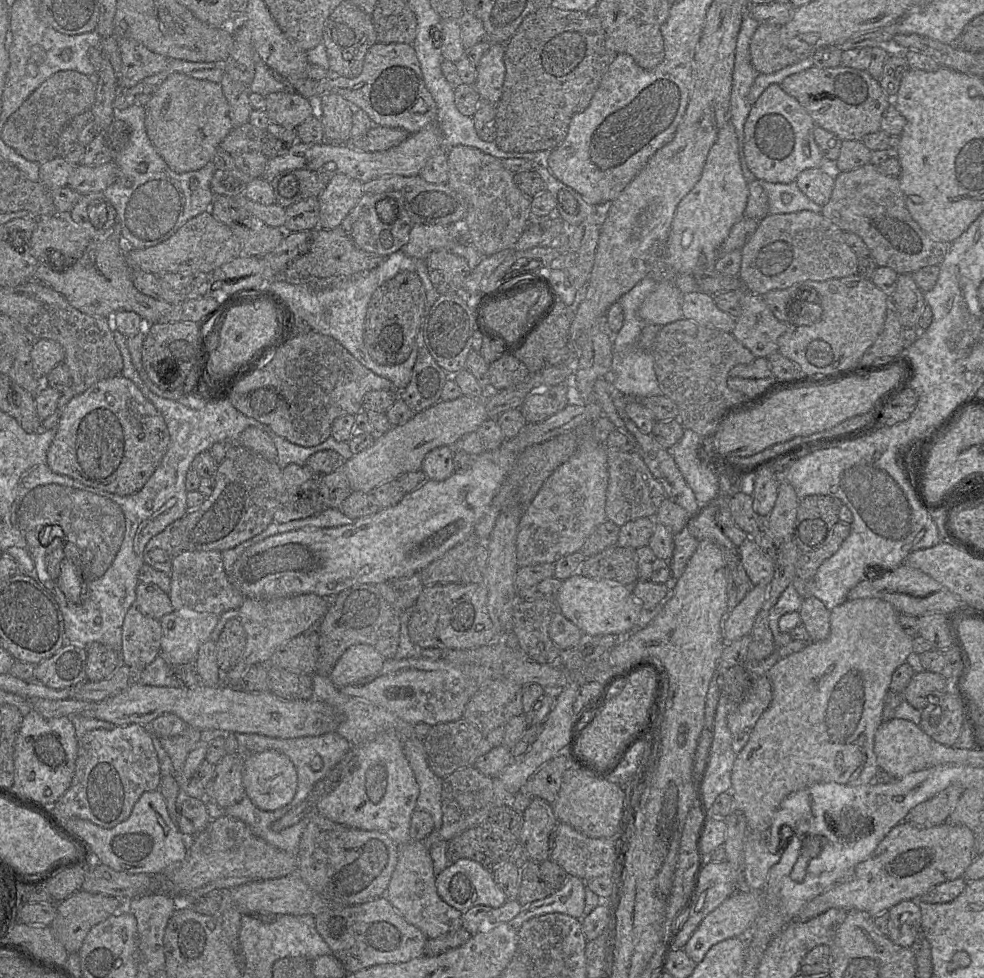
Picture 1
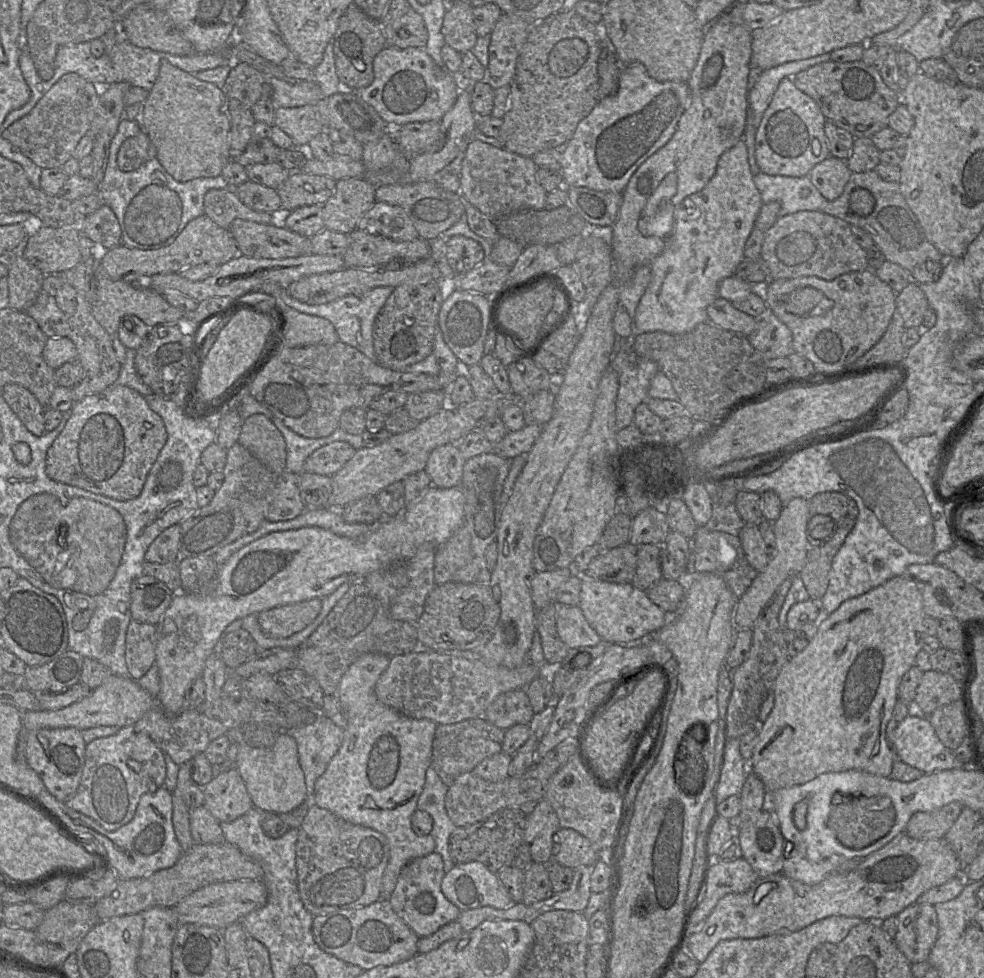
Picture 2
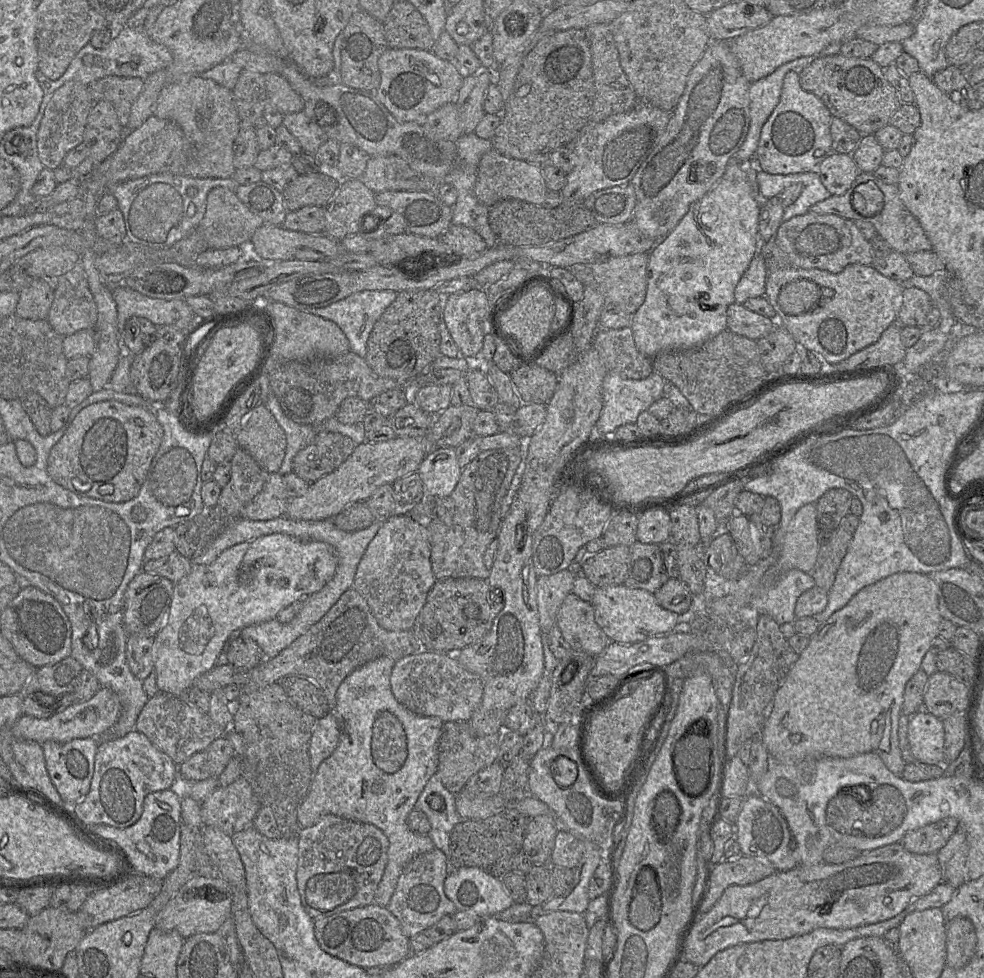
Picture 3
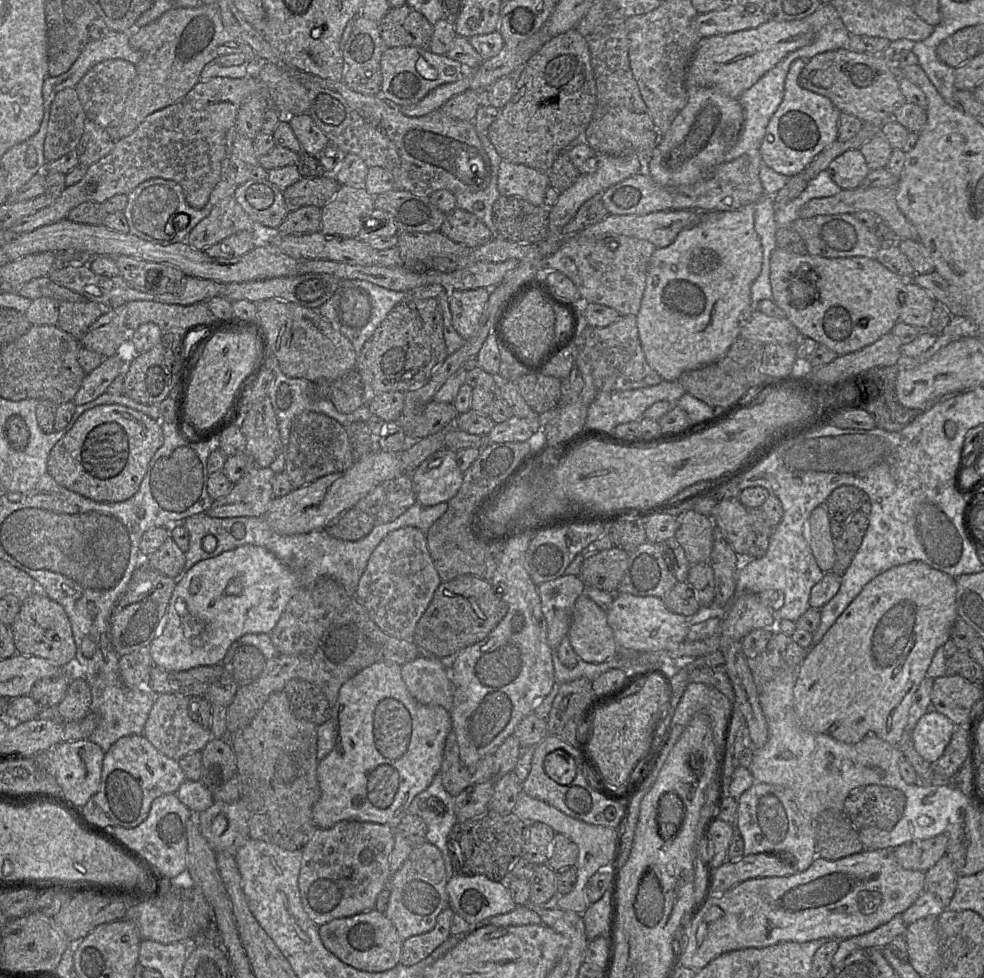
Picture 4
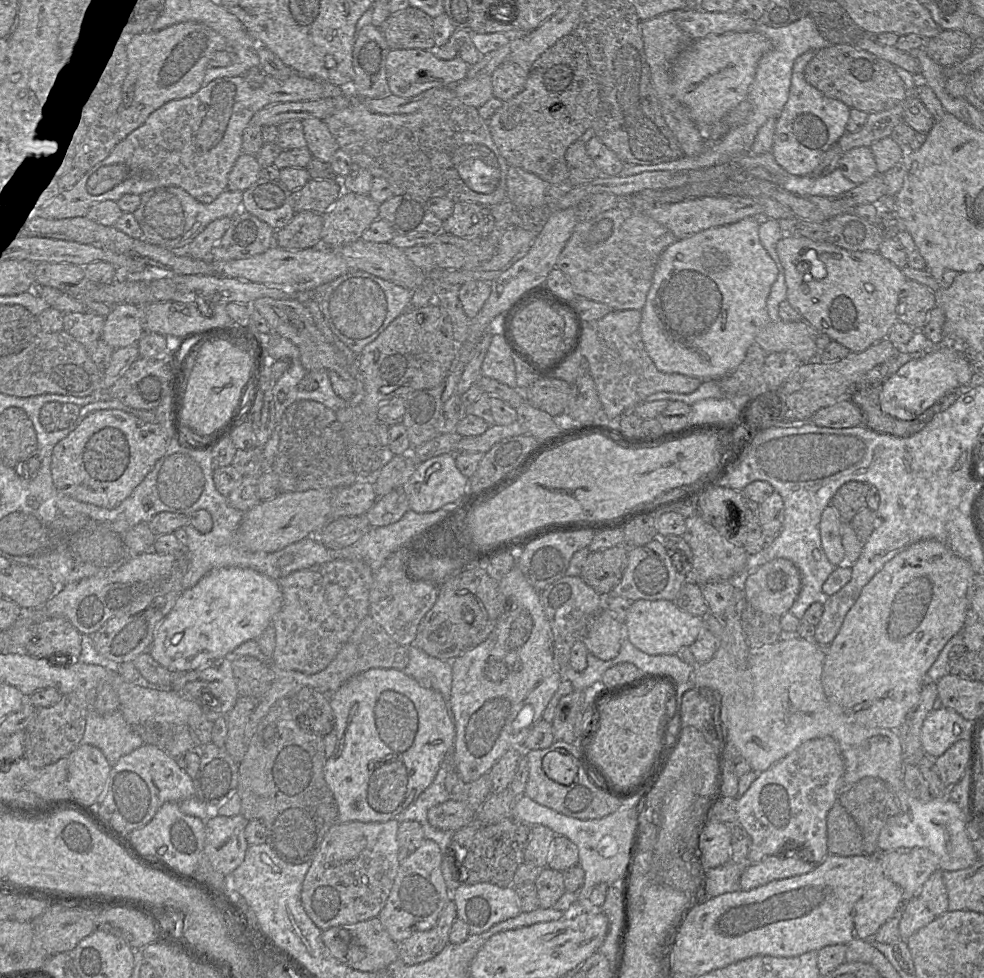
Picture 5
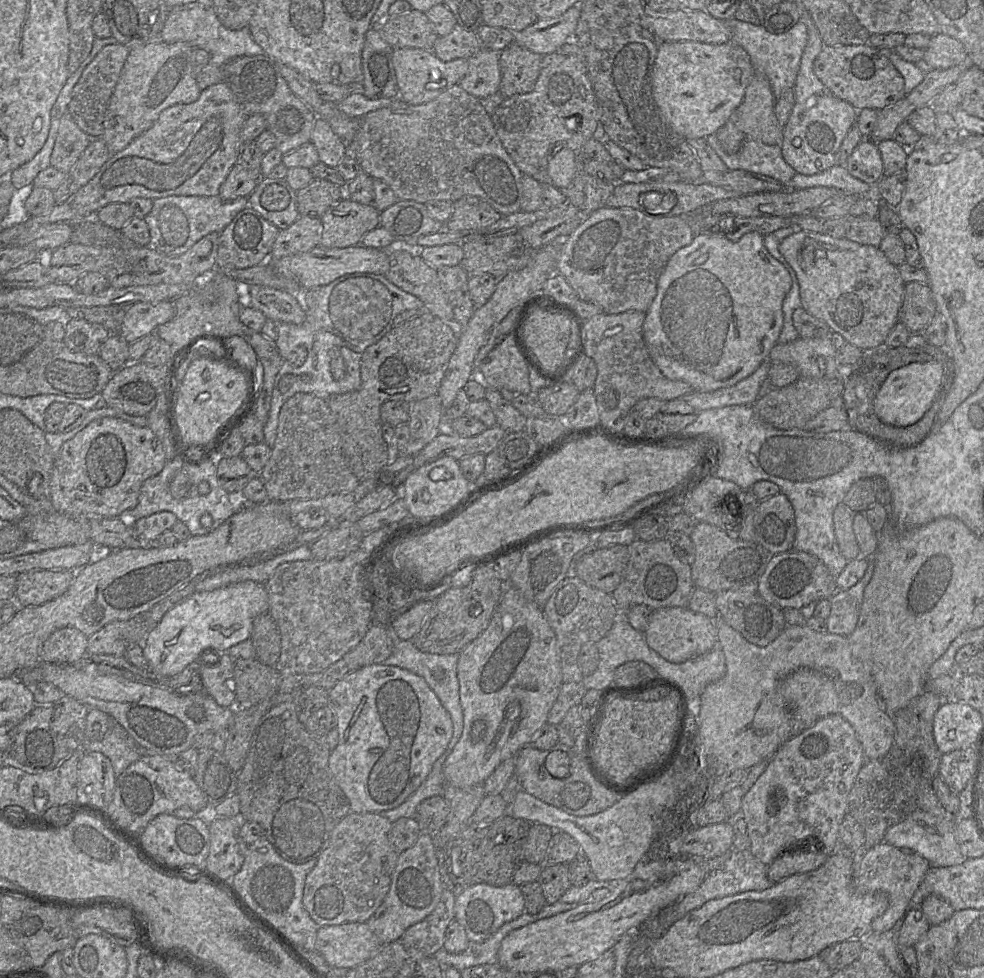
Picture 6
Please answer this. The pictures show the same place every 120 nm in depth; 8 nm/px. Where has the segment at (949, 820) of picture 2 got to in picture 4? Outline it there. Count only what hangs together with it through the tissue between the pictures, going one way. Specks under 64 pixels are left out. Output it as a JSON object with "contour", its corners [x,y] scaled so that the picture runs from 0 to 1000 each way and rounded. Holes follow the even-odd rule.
{"contour":[[[957,852],[917,863],[909,868],[911,880],[919,889],[942,892],[962,872],[963,859]]]}

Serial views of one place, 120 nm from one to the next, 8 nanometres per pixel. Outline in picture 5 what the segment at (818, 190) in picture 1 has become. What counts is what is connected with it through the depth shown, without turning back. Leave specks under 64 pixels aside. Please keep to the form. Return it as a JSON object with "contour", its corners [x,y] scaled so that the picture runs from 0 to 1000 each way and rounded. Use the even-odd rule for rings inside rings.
{"contour":[[[870,150],[857,156],[851,173],[869,188],[876,188],[891,178],[891,170],[884,150]]]}

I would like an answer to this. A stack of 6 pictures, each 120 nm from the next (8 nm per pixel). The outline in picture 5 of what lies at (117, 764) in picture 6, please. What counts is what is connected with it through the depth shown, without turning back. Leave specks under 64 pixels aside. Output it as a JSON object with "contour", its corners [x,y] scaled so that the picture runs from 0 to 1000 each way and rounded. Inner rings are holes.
{"contour":[[[91,718],[82,761],[102,766],[114,784],[124,773],[133,770],[146,760],[129,740],[121,725],[103,731],[97,726],[95,718]]]}

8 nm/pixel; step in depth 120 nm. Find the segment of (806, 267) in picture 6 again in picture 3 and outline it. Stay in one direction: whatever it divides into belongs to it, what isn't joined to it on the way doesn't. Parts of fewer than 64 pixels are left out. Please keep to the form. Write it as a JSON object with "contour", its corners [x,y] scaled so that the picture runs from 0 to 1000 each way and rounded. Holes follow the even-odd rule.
{"contour":[[[863,270],[851,280],[833,275],[815,275],[801,271],[789,277],[780,278],[776,303],[789,318],[790,328],[805,342],[813,357],[828,361],[830,365],[837,368],[838,373],[849,373],[889,351],[896,340],[912,327],[918,310],[918,298],[917,288],[897,282],[886,271]],[[813,285],[829,289],[833,293],[834,305],[819,320],[805,323],[793,315],[791,304],[797,292]]]}

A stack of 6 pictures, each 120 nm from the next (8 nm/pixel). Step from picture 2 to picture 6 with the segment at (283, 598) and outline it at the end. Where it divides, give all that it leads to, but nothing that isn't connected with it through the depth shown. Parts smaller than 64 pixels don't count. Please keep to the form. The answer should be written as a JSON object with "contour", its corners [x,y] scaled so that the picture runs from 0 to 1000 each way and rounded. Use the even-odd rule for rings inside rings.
{"contour":[[[250,593],[215,604],[197,605],[171,624],[162,637],[145,653],[145,670],[150,684],[163,691],[174,692],[182,689],[194,678],[207,675],[211,679],[223,677],[224,670],[234,662],[255,651],[257,634],[264,628],[272,627],[272,607],[268,597]]]}

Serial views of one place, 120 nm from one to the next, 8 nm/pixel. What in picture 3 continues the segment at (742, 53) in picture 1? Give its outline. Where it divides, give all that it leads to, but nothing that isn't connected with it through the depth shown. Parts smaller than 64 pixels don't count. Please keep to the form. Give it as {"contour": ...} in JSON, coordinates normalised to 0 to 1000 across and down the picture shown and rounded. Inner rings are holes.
{"contour":[[[848,43],[834,53],[814,58],[791,69],[780,78],[763,85],[761,91],[762,130],[758,142],[746,162],[761,168],[767,166],[767,157],[776,127],[793,103],[798,77],[807,73],[813,75],[832,59],[853,55],[856,44]]]}

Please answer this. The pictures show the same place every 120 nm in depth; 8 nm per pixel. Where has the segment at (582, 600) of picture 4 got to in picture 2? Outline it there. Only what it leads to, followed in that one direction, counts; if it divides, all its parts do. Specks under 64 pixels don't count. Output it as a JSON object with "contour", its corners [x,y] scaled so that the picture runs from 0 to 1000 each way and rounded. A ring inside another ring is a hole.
{"contour":[[[565,617],[565,642],[569,653],[578,664],[605,661],[612,654],[587,619]]]}

